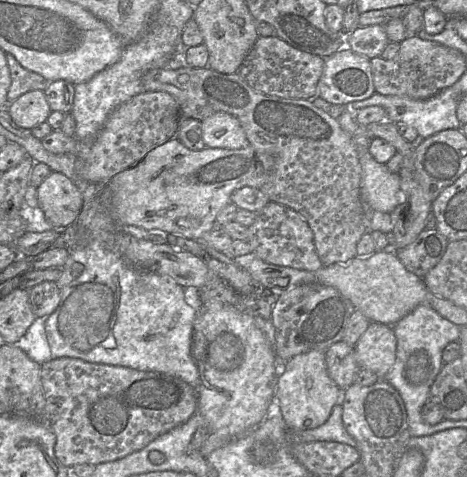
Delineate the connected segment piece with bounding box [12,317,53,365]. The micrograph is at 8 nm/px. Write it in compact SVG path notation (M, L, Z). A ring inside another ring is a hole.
M47 317L36 318L26 334L12 344L22 349L33 361L40 365L53 359L46 337L46 319Z

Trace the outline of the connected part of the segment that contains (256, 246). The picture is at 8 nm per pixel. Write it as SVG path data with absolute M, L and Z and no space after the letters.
M269 202L256 212L254 223L247 228L249 229L248 242L252 245L258 259L270 264L306 271L317 271L323 267L316 252L312 230L307 221L293 209Z

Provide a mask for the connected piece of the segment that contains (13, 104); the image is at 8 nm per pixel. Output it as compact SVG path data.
M30 90L8 103L7 111L19 127L29 129L47 121L50 106L44 91Z

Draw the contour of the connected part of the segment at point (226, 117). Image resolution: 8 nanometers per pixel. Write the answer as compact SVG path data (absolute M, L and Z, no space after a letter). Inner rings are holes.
M216 112L201 122L207 148L242 149L250 145L239 120L225 112Z

